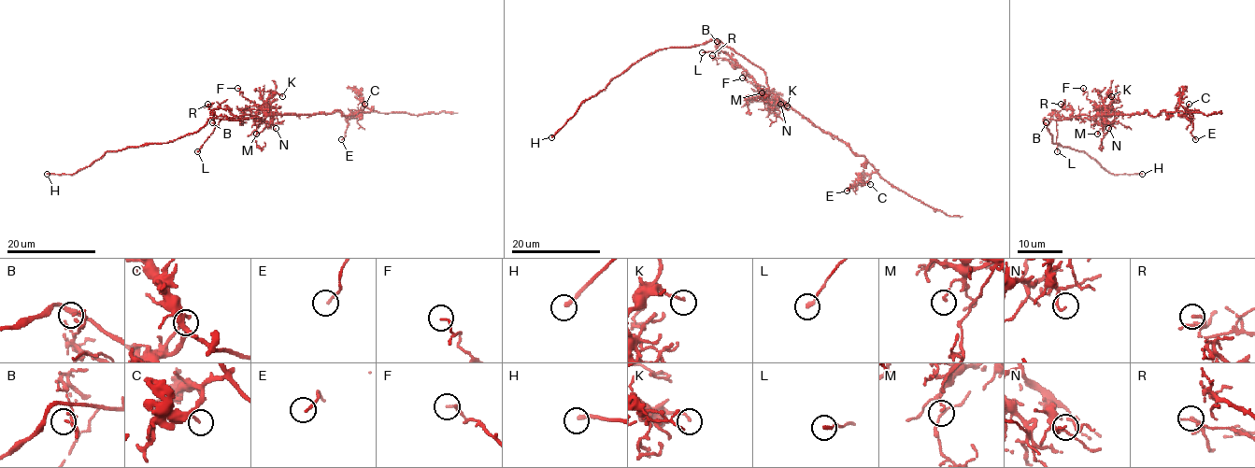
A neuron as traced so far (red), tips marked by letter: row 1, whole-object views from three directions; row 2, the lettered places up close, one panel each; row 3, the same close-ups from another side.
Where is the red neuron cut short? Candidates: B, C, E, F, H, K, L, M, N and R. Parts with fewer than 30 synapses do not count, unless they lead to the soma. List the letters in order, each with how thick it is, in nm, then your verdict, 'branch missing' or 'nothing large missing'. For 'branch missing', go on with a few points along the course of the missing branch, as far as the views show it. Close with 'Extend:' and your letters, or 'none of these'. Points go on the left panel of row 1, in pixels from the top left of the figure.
B: calibre 80 nm; nothing large missing
C: calibre 160 nm; nothing large missing
E: calibre 130 nm; nothing large missing
F: calibre 120 nm; nothing large missing
H: calibre 240 nm; nothing large missing
K: calibre 140 nm; nothing large missing
L: calibre 160 nm; nothing large missing
M: calibre 110 nm; nothing large missing
N: calibre 160 nm; nothing large missing
R: calibre 130 nm; nothing large missing
Extend: none of these

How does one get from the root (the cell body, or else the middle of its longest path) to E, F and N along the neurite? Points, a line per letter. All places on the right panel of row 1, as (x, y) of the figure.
E: (1072, 117), (1094, 120), (1103, 115), (1145, 111), (1157, 116), (1182, 106), (1192, 120), (1191, 135), (1195, 139)
F: (1072, 117), (1093, 120), (1096, 116), (1096, 105), (1086, 97), (1088, 92), (1083, 88)
N: (1072, 117), (1094, 120), (1100, 116), (1108, 128)

